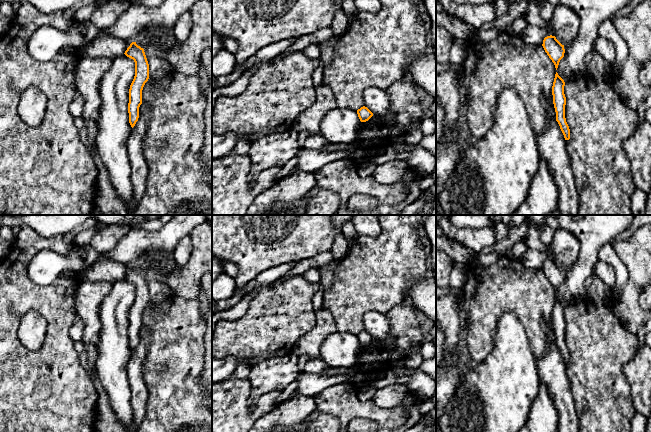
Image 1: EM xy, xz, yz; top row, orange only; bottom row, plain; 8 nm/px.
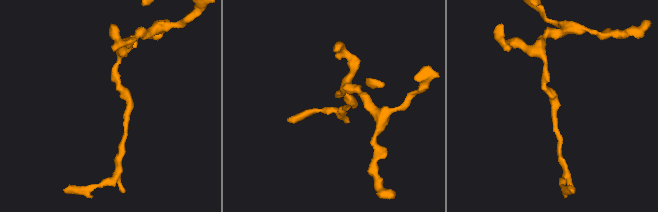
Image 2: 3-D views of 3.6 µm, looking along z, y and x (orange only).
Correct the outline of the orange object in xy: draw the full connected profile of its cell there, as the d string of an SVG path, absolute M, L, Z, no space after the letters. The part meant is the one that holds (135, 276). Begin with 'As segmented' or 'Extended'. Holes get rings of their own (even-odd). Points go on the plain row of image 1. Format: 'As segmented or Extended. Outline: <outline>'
As segmented. Outline: M132 266L124 277L135 286L135 300L129 313L129 347L133 352L139 342L139 331L142 328L142 314L149 303L149 288L144 273Z

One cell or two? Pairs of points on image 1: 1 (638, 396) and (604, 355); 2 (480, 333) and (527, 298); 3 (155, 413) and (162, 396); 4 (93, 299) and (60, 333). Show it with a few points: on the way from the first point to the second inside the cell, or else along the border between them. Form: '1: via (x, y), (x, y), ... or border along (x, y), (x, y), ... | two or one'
1: border along (629, 360), (623, 374), (633, 406) | two
2: via (486, 320), (508, 298), (514, 298) | one
3: via (159, 409), (162, 406), (162, 400) | one
4: border along (74, 292), (75, 311), (78, 316) | two

